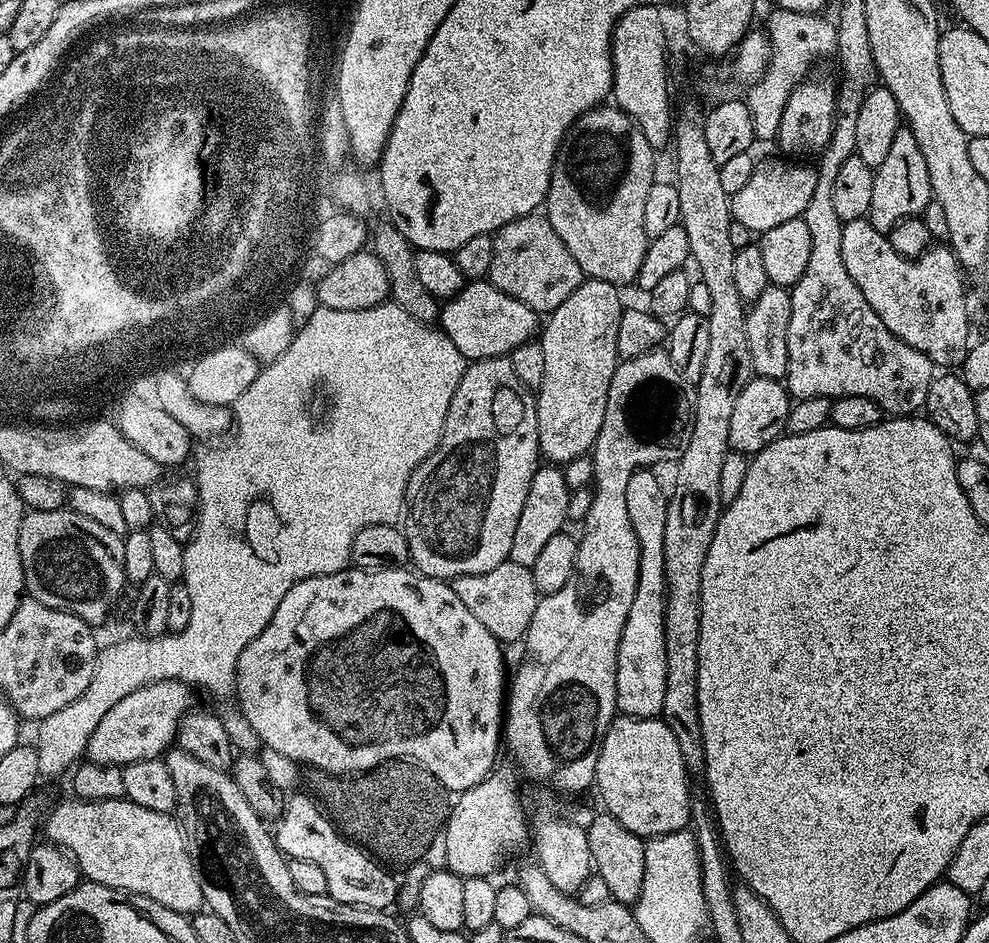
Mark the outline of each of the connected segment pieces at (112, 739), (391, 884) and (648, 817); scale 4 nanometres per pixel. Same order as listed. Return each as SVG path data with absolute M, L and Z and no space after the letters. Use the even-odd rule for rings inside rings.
M163 680L142 686L134 694L126 694L122 702L114 702L102 722L98 722L86 753L94 764L123 766L163 757L177 739L184 715L193 707L193 689L181 680Z
M289 795L284 811L275 821L274 839L281 852L294 860L315 862L324 871L328 895L338 903L355 908L391 909L391 904L395 905L398 900L398 880L392 877L395 875L379 860L369 856L359 844L341 836L323 807L311 795L303 795Z
M620 714L613 719L612 725L606 730L606 738L602 738L594 788L595 791L600 791L600 800L604 803L601 805L614 818L618 818L626 830L641 838L649 838L687 829L692 818L694 799L694 793L688 789L688 779L690 773L684 765L682 750L678 750L678 738L674 738L674 733L670 726L666 726L663 718Z

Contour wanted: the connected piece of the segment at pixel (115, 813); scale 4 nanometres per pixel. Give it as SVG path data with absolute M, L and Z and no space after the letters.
M127 798L67 799L46 816L42 832L75 860L85 881L145 896L158 902L158 906L187 917L205 907L183 831L169 813L146 810L146 806L138 806Z

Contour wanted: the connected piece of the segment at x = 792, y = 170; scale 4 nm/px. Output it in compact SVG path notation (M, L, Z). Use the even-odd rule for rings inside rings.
M794 160L759 161L746 185L735 192L729 199L733 220L754 234L763 234L766 230L780 226L782 222L799 219L810 202L814 188L817 186L817 171Z

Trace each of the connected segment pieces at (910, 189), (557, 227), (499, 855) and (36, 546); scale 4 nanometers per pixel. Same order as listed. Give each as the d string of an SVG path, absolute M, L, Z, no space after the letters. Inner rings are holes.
M901 126L894 134L894 143L890 145L886 159L874 170L874 191L866 218L879 232L886 234L898 226L898 222L906 222L906 218L923 217L931 200L930 170L926 170L926 158L922 158L914 134L906 126Z
M615 106L592 108L568 129L552 167L546 215L550 226L554 226L554 234L566 242L566 250L574 254L574 262L582 266L585 277L624 286L631 285L638 270L642 270L650 243L645 229L645 203L652 184L658 180L656 156L650 142L646 142L646 134Z
M493 774L478 782L470 790L459 793L453 803L448 823L444 825L442 840L448 843L447 871L456 872L465 878L470 876L493 875L499 864L508 860L515 848L520 848L530 840L530 820L524 817L524 808L520 805L520 796L508 780L499 780Z
M65 506L54 510L28 510L22 518L18 534L18 550L22 558L24 591L42 606L62 610L82 618L87 624L99 626L108 616L108 611L120 600L126 587L123 564L124 541L122 536L102 526L83 514Z

